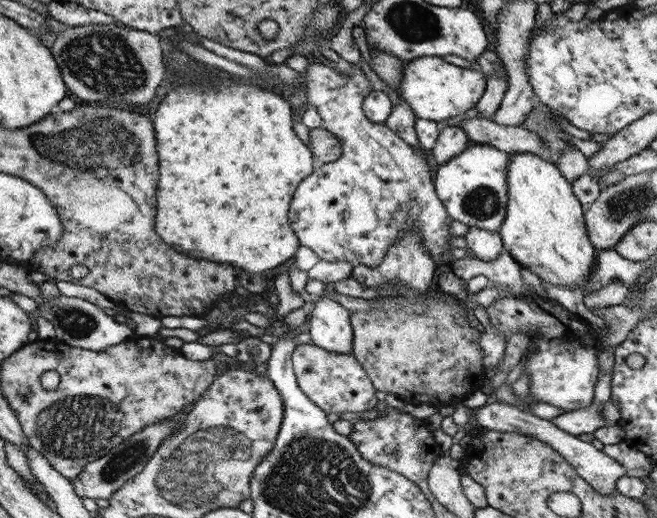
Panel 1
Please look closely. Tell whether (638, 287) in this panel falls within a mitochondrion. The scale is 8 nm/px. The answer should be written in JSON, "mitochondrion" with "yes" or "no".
{"mitochondrion":"no"}

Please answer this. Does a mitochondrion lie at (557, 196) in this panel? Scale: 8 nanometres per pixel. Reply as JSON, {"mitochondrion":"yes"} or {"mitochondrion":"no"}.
{"mitochondrion":"no"}

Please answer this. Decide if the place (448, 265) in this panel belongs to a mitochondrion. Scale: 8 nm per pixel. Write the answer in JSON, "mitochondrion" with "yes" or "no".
{"mitochondrion":"no"}

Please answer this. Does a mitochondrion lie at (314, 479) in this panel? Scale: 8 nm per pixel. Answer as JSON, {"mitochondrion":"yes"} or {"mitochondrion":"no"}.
{"mitochondrion":"yes"}

